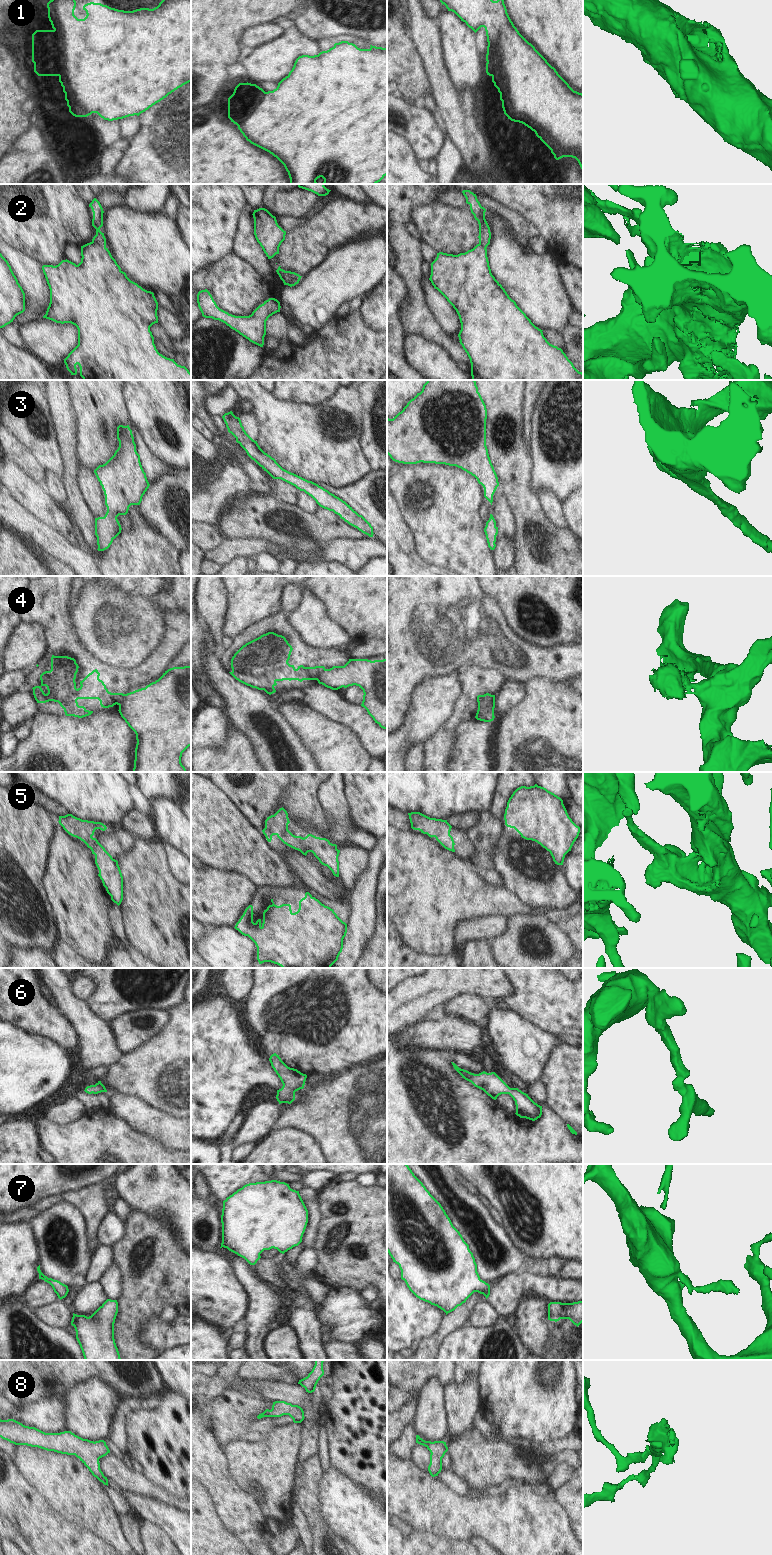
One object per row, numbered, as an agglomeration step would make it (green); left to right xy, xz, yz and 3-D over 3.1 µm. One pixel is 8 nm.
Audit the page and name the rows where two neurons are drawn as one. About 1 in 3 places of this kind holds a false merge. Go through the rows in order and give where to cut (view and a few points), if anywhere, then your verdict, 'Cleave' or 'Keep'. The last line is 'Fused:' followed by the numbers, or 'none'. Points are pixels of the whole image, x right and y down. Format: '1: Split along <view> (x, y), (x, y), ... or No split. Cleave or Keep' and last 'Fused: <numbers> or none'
1: No split. Keep
2: Split along xy (91, 242), (105, 247). Cleave
3: No split. Keep
4: Split along xz (324, 668), (320, 674), (319, 683). Cleave
5: No split. Keep
6: No split. Keep
7: No split. Keep
8: No split. Keep
Fused: 2, 4

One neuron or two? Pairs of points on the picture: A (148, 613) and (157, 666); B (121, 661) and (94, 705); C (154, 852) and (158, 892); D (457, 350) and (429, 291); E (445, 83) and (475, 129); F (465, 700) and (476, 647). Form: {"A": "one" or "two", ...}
{"A": "two", "B": "two", "C": "one", "D": "two", "E": "one", "F": "two"}

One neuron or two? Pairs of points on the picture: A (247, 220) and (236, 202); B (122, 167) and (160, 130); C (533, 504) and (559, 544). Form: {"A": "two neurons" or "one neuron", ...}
{"A": "two neurons", "B": "one neuron", "C": "one neuron"}

